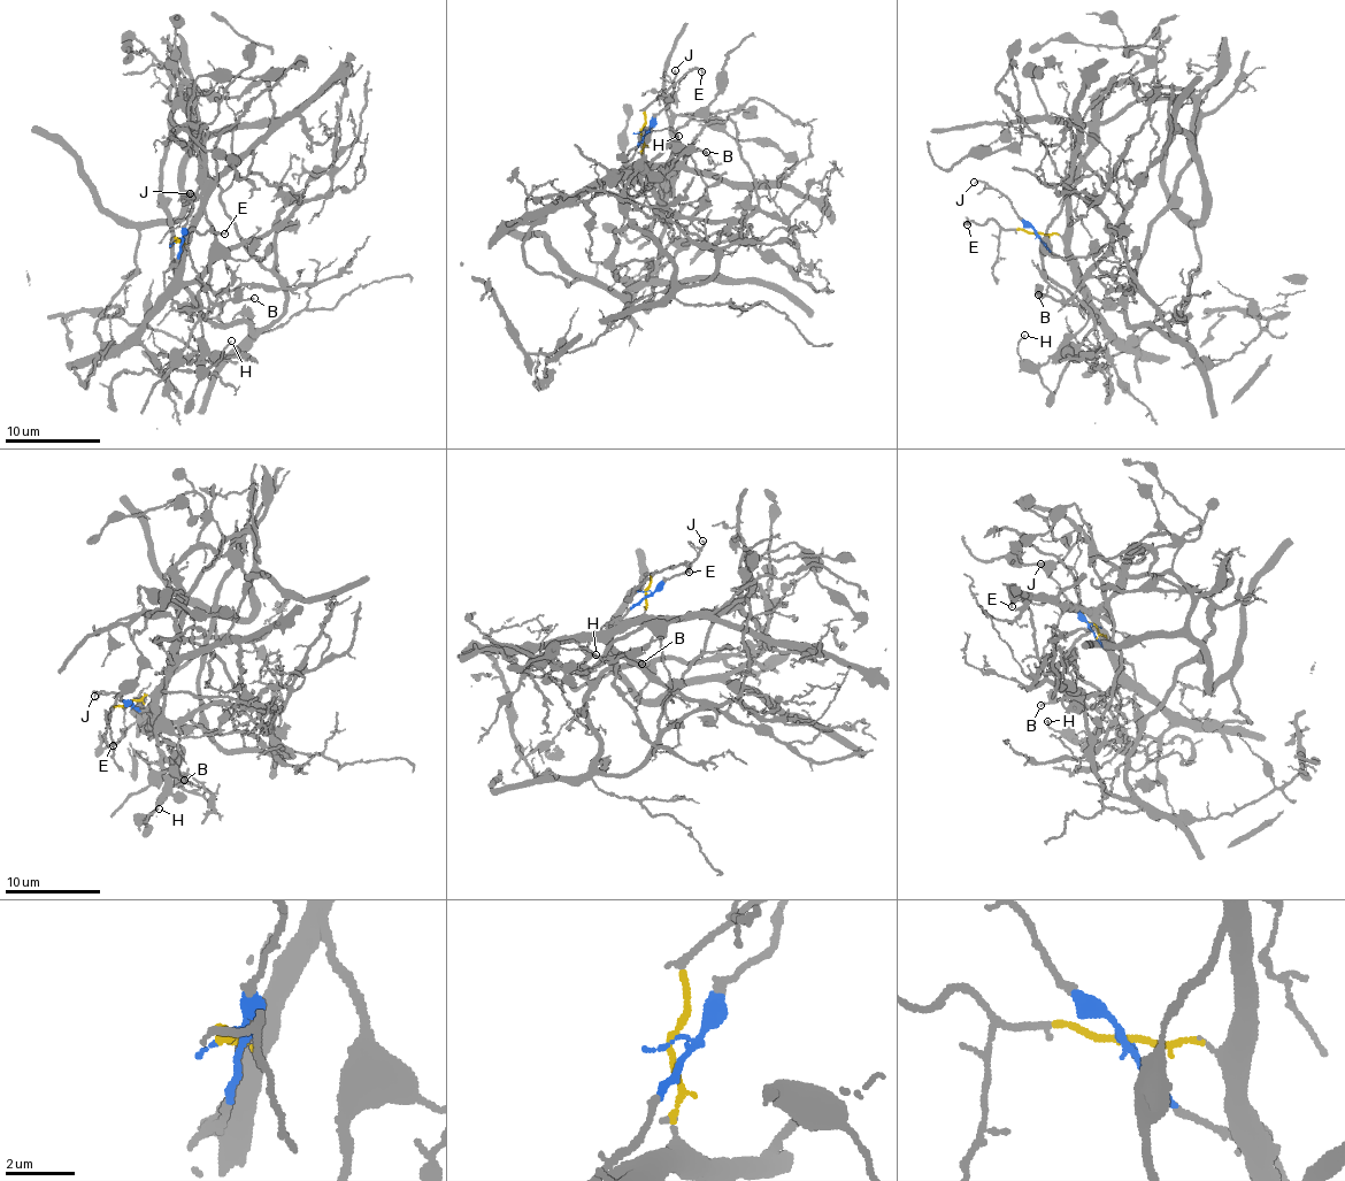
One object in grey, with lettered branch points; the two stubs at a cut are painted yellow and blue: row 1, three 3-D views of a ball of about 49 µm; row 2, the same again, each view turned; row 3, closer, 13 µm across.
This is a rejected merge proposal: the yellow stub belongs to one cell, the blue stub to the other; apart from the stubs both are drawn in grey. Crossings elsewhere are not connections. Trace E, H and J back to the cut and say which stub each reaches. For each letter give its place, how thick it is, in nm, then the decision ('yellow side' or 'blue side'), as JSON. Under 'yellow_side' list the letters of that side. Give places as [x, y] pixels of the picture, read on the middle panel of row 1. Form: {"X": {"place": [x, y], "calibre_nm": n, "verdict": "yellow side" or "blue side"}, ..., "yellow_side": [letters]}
{"E": {"place": [701, 71], "calibre_nm": 170, "verdict": "yellow side"}, "H": {"place": [678, 136], "calibre_nm": 120, "verdict": "yellow side"}, "J": {"place": [675, 70], "calibre_nm": 150, "verdict": "blue side"}, "yellow_side": ["E", "H"]}

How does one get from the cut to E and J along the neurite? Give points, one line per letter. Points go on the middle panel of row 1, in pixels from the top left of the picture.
E: (642, 131), (645, 109), (652, 102), (689, 71), (702, 73)
J: (642, 131), (669, 104), (674, 69)

